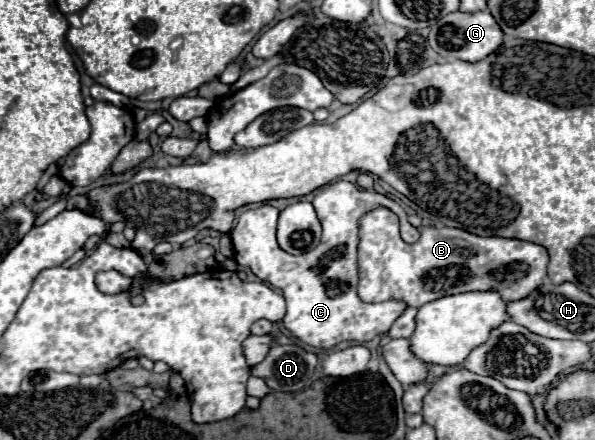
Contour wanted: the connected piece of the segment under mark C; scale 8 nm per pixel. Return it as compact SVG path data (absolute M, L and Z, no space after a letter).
M332 181L320 187L312 205L322 223L322 241L314 251L298 257L282 251L276 243L276 221L280 211L272 205L263 204L258 209L248 209L246 213L242 213L236 227L230 231L234 259L238 261L238 265L252 269L252 273L262 281L282 289L288 305L282 325L306 345L328 349L346 339L354 339L358 343L370 341L376 335L386 333L396 317L406 309L406 305L402 305L402 301L362 303L358 299L358 217L362 217L362 213L370 209L376 209L378 205L384 205L400 217L400 233L406 243L418 241L420 231L408 223L406 211L396 201L376 191L358 189L358 185L348 181Z

